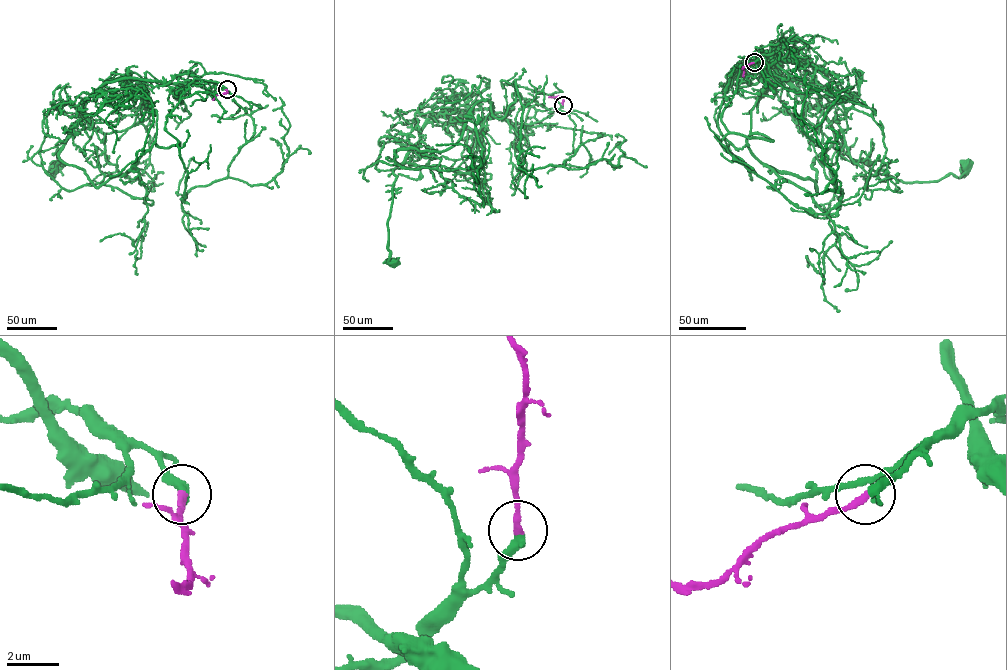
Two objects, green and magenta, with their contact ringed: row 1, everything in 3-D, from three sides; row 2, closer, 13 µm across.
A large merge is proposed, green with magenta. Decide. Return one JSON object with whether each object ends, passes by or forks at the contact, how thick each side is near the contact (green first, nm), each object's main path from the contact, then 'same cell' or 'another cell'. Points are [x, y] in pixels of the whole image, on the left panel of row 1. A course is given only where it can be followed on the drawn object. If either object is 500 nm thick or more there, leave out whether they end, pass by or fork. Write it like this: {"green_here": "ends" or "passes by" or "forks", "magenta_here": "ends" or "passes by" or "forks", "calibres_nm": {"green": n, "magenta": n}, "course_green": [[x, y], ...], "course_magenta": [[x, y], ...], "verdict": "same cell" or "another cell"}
{"green_here": "ends", "magenta_here": "ends", "calibres_nm": {"green": 340, "magenta": 260}, "course_green": [[227, 89], [136, 78], [105, 81], [57, 152], [61, 160], [52, 178], [58, 165]], "course_magenta": [[227, 89], [227, 92], [217, 94], [213, 100]], "verdict": "same cell"}

